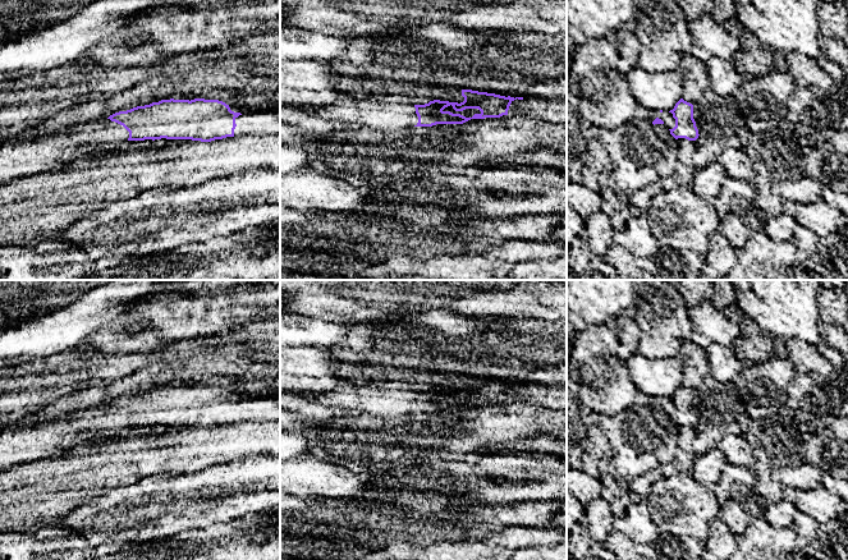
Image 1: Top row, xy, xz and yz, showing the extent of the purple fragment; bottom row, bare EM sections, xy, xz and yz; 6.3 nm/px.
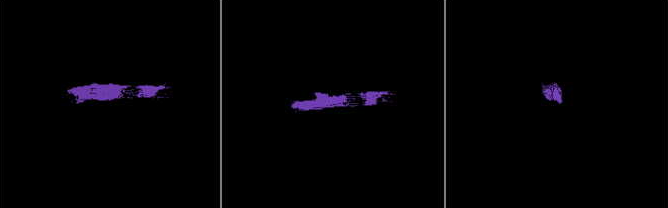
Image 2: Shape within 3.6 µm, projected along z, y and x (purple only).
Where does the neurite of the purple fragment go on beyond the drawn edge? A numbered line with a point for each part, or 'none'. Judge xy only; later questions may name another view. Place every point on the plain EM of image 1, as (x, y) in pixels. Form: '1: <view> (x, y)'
1: xy (259, 409)
2: xy (21, 444)

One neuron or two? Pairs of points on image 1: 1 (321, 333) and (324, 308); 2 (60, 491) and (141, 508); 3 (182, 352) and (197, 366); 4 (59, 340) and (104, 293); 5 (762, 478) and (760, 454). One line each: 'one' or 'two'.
1: two
2: two
3: two
4: one
5: one

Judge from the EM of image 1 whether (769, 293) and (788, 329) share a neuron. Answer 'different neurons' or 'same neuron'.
same neuron

